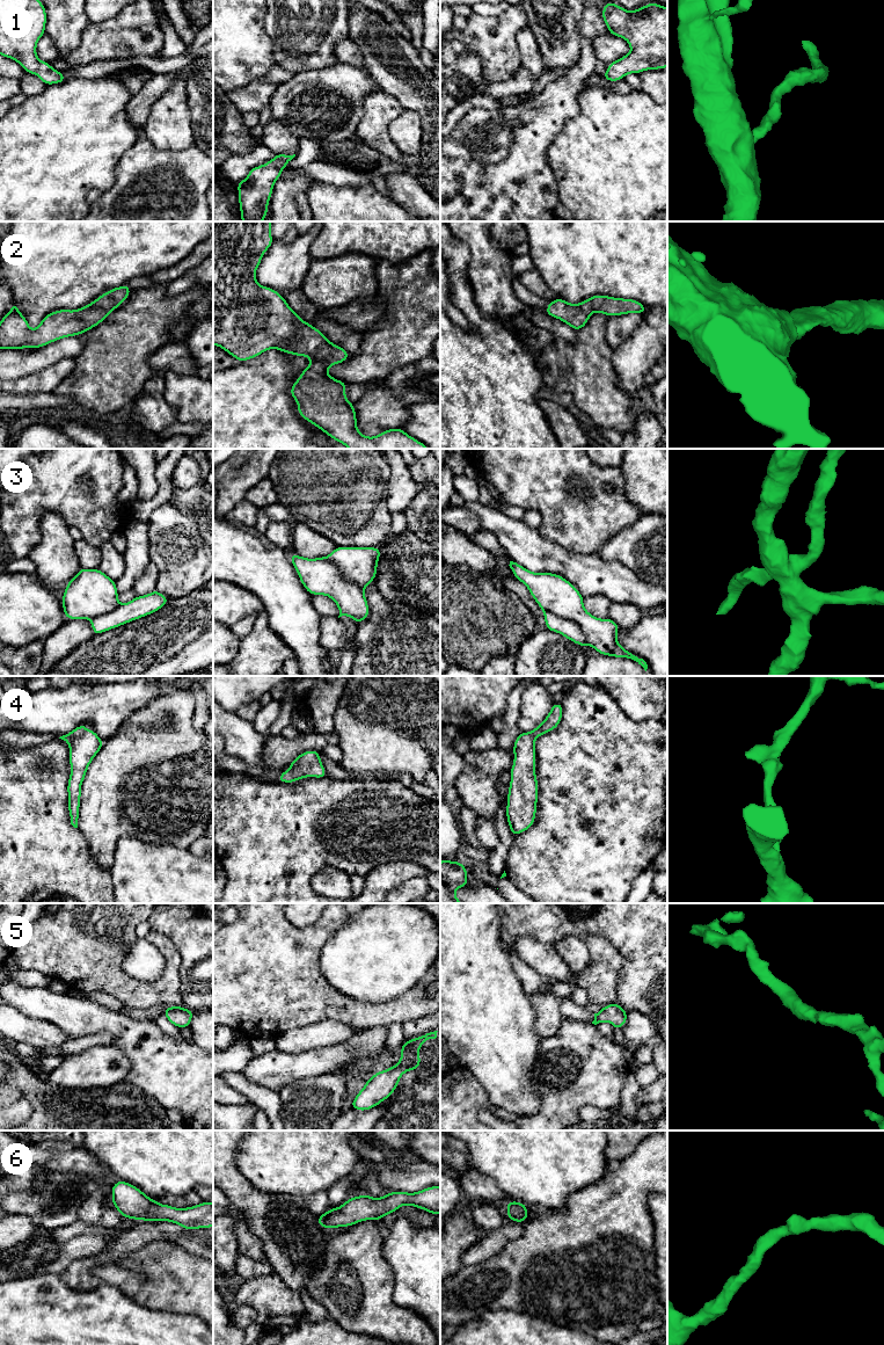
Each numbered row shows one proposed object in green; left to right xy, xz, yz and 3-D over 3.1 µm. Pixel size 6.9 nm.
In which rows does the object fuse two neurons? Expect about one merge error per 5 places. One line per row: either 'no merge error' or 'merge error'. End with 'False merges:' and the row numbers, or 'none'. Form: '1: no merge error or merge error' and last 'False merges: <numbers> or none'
1: no merge error
2: no merge error
3: merge error
4: no merge error
5: no merge error
6: no merge error
False merges: 3

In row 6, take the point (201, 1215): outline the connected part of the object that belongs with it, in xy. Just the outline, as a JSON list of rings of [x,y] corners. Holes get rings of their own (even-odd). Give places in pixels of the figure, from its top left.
[[[119,1179],[112,1187],[112,1204],[122,1217],[138,1221],[168,1221],[187,1230],[213,1227],[213,1202],[187,1208],[161,1205],[134,1185]]]

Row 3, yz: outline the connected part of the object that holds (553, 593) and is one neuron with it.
[[[510,561],[509,566],[514,577],[528,588],[542,610],[578,624],[585,634],[586,645],[593,647],[597,653],[630,659],[646,671],[648,664],[643,659],[618,644],[619,625],[611,618],[599,619],[589,613],[583,605],[584,597],[573,584],[561,575],[533,573],[513,561]]]

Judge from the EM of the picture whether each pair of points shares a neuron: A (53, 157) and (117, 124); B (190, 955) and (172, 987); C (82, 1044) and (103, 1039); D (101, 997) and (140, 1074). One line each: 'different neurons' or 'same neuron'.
A: same neuron
B: different neurons
C: same neuron
D: different neurons

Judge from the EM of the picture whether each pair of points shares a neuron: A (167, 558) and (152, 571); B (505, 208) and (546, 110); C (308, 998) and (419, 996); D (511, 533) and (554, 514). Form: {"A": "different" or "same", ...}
{"A": "different", "B": "same", "C": "same", "D": "different"}

